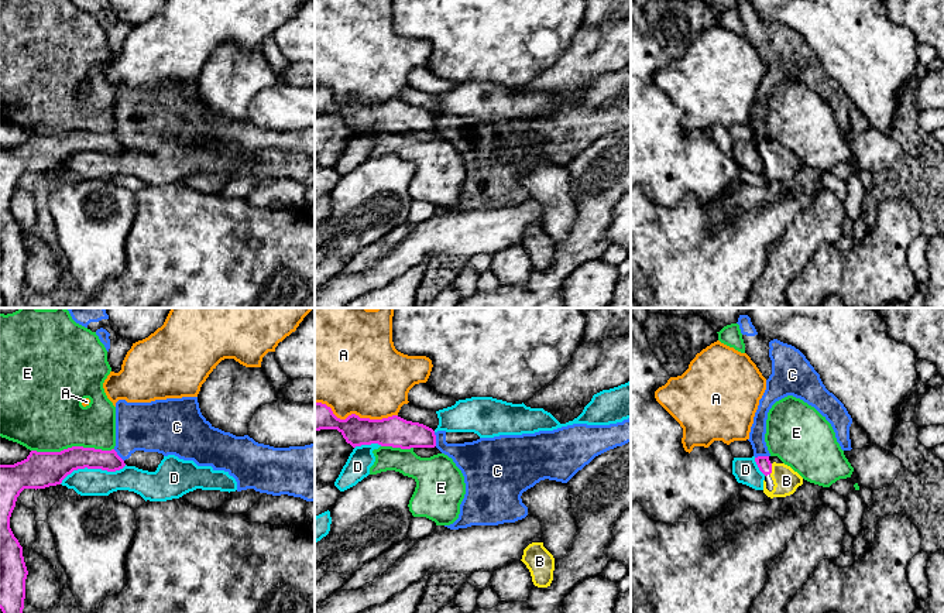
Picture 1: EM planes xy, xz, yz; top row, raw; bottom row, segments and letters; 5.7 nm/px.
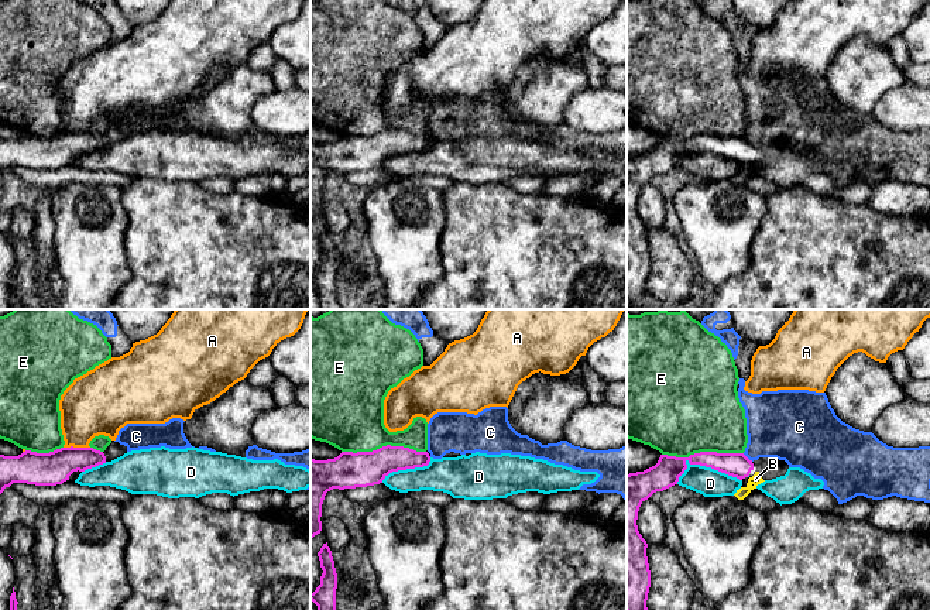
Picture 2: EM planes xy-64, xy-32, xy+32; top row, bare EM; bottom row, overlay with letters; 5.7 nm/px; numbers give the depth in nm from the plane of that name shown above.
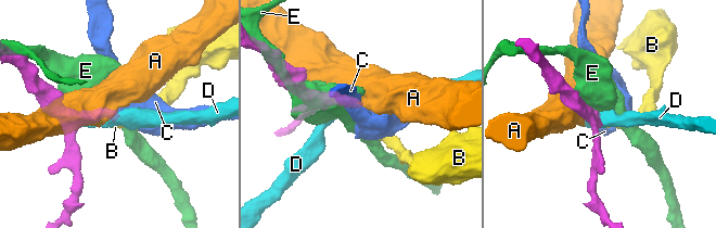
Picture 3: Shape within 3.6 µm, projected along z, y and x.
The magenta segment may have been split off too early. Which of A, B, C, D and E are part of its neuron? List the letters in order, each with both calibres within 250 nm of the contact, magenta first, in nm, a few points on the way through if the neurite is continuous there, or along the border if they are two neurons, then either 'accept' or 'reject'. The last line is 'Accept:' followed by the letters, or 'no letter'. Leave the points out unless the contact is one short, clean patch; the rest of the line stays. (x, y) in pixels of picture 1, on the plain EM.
A: 180 nm thick on the magenta side, 500 nm on the other; reject
B: 80 nm thick on the magenta side, 150 nm on the other; runs through yz (764, 147), (771, 153), (786, 164); accept
C: 180 nm thick on the magenta side, 190 nm on the other; border along xz (433, 116), (436, 129); reject
D: 190 nm thick on the magenta side, 160 nm on the other; reject
E: 200 nm thick on the magenta side, 440 nm on the other; reject
Accept: B

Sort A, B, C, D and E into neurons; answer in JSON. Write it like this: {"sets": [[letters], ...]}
{"sets": [["A"], ["B"], ["C"], ["D"], ["E"]]}

